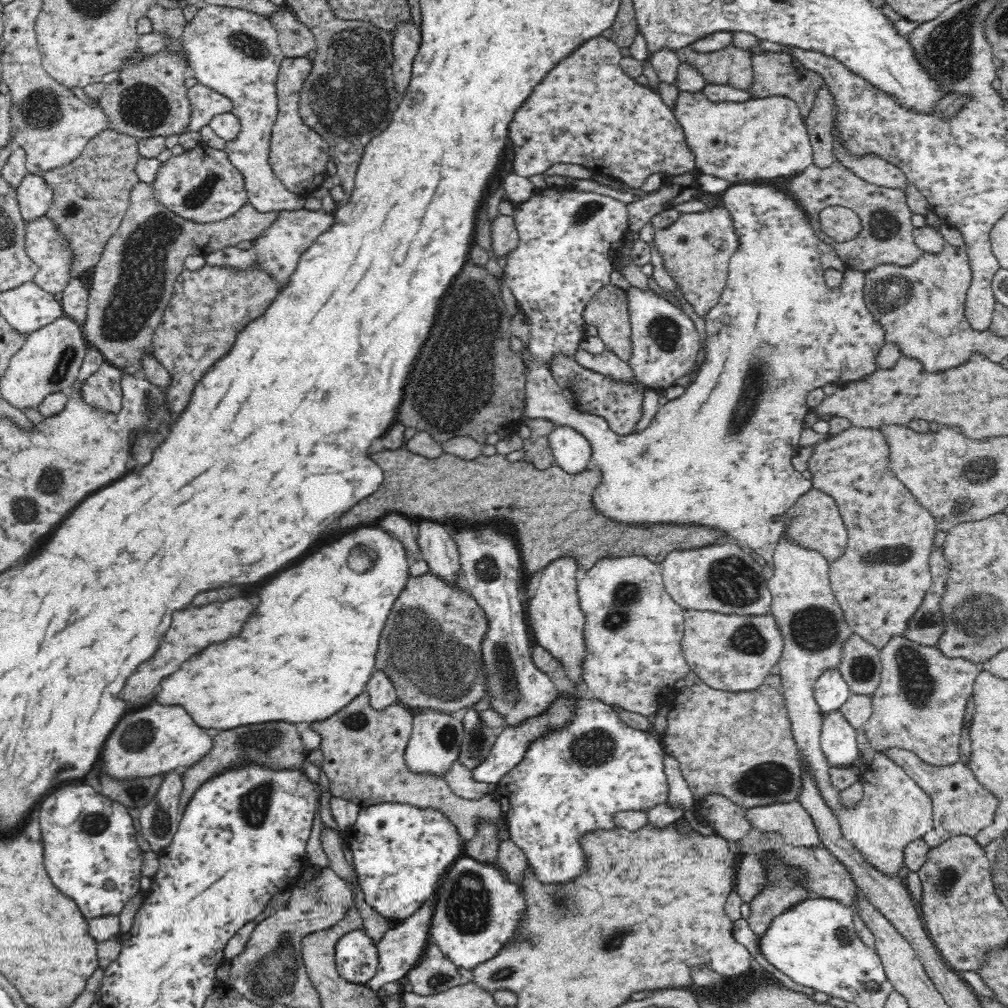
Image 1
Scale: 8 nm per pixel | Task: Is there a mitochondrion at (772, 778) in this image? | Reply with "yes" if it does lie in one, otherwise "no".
yes

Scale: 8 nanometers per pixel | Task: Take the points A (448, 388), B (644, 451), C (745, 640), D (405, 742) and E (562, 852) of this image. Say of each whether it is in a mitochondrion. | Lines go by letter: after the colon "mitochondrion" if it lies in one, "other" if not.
A: mitochondrion
B: mitochondrion
C: mitochondrion
D: other
E: other

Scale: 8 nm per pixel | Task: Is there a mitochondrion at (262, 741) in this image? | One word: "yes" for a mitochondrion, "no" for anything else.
yes

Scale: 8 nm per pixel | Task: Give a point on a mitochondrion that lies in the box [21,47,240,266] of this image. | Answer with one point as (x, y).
(141, 106)

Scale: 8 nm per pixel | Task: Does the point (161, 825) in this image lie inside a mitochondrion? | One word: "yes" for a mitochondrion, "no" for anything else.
yes

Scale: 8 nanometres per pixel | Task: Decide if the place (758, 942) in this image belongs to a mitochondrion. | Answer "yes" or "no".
no

